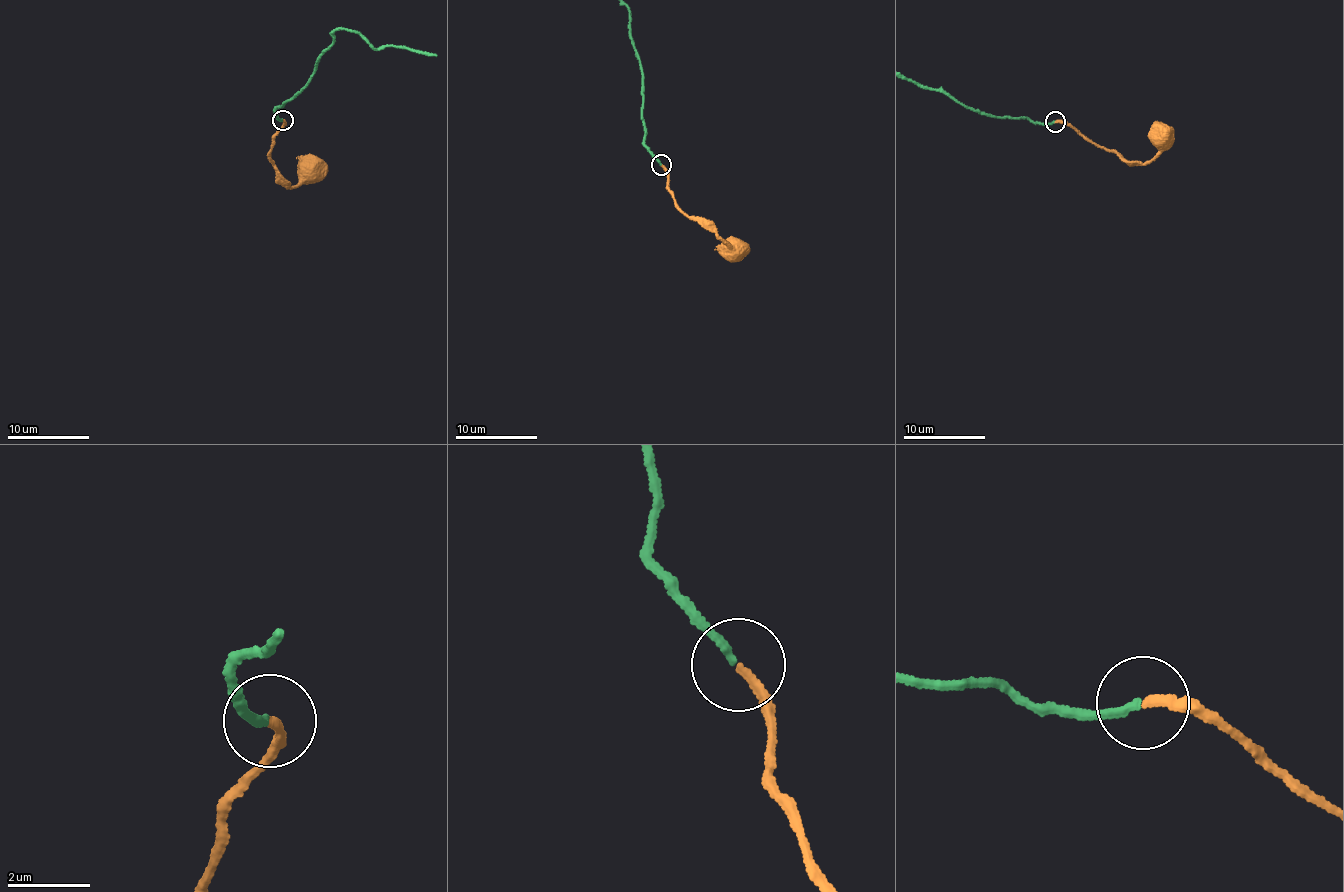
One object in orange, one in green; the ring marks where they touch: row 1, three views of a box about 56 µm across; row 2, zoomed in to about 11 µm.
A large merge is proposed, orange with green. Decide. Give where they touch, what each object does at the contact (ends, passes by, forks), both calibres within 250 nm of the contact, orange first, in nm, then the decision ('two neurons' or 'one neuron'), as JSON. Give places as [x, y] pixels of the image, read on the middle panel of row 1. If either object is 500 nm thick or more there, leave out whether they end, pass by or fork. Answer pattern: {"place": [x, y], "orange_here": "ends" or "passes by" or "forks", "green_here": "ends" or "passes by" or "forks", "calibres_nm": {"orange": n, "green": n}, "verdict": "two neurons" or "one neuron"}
{"place": [661, 165], "orange_here": "ends", "green_here": "ends", "calibres_nm": {"orange": 190, "green": 180}, "verdict": "one neuron"}

